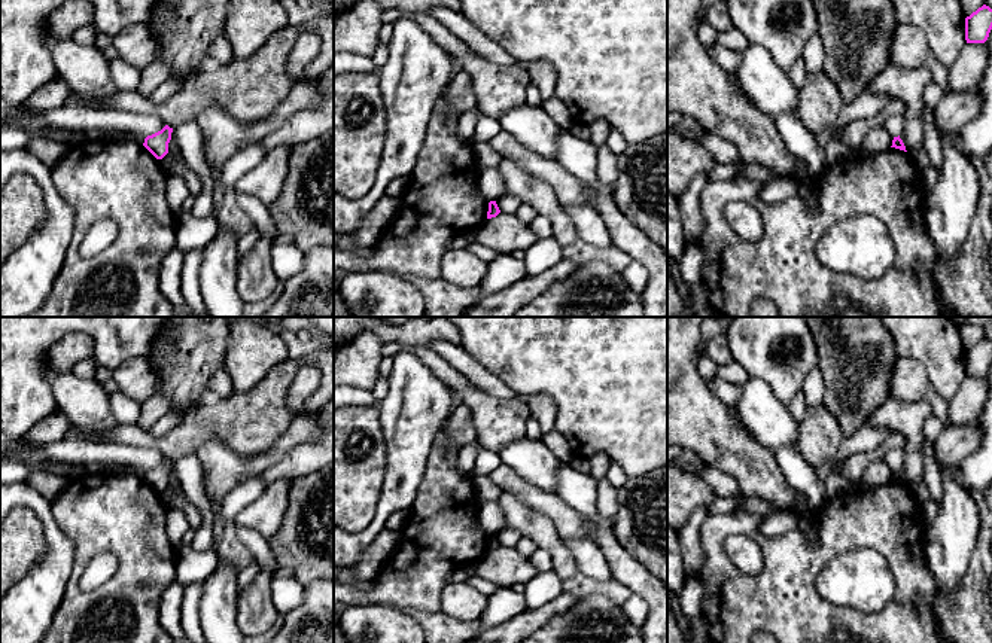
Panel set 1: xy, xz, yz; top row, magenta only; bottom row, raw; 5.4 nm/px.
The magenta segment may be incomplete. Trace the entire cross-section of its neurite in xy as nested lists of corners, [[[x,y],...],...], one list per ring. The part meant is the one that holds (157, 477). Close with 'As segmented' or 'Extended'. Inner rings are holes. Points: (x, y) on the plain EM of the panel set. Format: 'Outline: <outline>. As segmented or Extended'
Outline: [[[165,458],[161,464],[147,469],[143,479],[156,491],[162,493],[168,487],[173,461]]]. As segmented

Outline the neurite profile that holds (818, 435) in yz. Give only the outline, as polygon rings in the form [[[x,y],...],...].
[[[824,403],[807,406],[797,423],[797,450],[815,470],[837,452],[843,439],[837,418]]]

